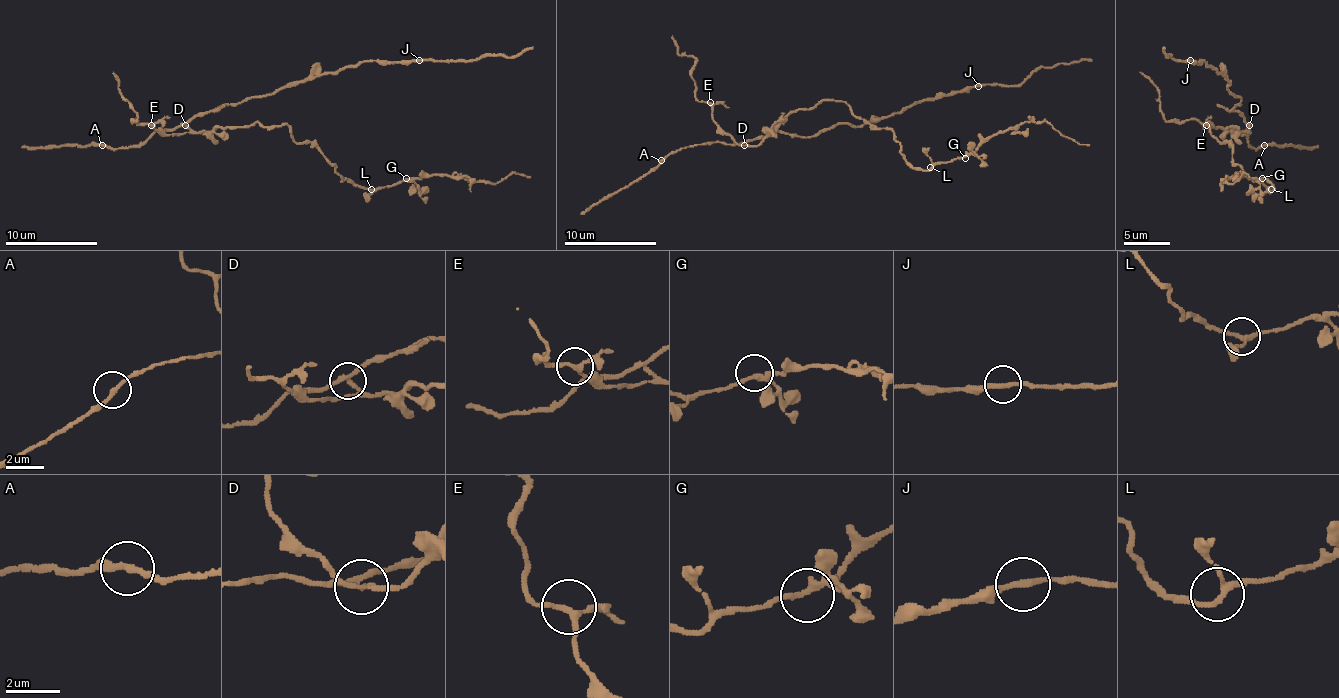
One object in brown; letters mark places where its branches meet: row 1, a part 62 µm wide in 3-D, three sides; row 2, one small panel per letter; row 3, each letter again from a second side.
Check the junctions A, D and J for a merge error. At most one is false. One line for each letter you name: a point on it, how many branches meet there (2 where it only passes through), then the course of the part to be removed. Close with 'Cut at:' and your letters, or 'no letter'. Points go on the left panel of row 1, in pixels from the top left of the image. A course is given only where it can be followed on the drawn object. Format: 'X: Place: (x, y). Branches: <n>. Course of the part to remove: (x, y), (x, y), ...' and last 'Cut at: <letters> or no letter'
D: Place: (185, 125). Branches: 4. Course of the part to remove: (185, 125), (287, 127), (362, 187), (436, 175), (531, 178)
Cut at: D

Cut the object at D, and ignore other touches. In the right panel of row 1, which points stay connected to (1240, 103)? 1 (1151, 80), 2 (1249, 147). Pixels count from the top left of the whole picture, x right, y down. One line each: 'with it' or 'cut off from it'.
1: cut off from it
2: with it

